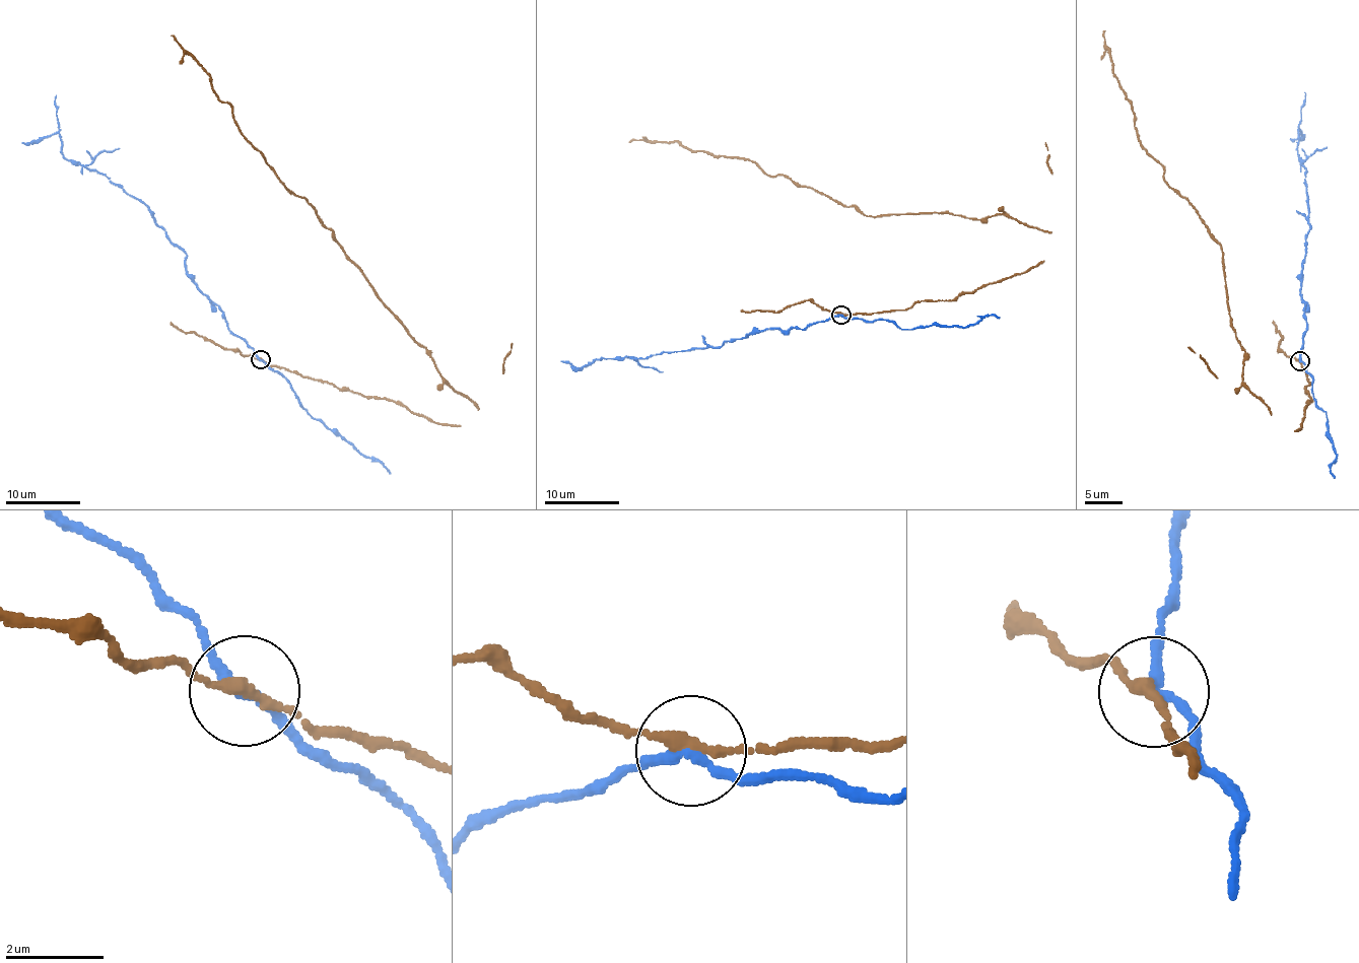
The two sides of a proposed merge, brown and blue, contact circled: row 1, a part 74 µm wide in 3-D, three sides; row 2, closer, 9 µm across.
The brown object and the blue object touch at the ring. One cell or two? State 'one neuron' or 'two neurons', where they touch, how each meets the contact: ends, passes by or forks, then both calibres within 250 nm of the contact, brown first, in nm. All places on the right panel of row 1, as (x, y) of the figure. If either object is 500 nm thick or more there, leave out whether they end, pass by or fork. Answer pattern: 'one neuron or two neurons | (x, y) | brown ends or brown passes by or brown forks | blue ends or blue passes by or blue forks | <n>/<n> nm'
two neurons | (1299, 360) | brown passes by | blue passes by | 240/190 nm

